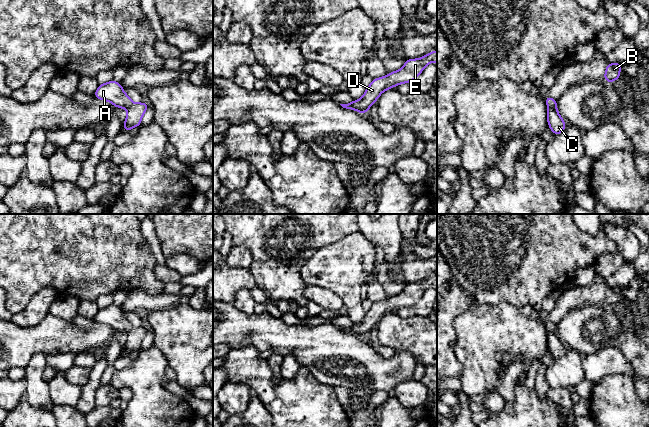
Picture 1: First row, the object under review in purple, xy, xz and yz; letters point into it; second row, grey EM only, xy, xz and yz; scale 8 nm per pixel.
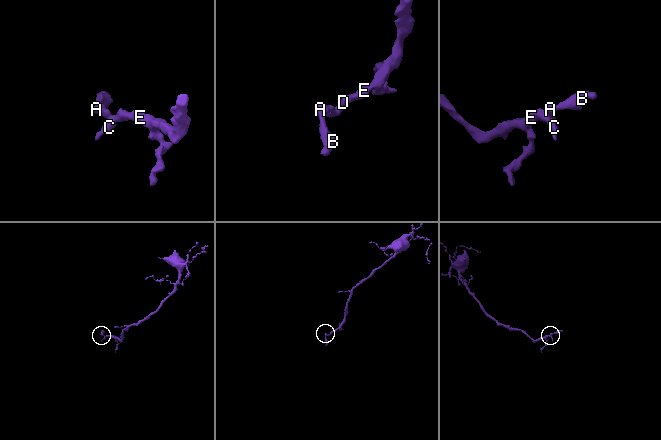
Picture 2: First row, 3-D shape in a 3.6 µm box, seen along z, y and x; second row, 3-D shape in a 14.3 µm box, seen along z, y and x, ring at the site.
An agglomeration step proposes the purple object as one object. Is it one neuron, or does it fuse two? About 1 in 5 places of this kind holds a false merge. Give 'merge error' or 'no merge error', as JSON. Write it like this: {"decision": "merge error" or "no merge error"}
{"decision": "no merge error"}

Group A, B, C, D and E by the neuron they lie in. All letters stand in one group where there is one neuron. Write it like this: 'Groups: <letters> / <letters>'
Groups: A B C D E

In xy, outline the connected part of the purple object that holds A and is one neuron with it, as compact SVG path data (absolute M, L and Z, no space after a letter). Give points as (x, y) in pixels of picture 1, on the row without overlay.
M114 304L99 309L94 321L108 325L116 332L125 332L128 334L124 345L124 356L128 356L136 350L141 350L142 340L149 331L149 328L143 326L134 328L130 321L124 316L121 307Z

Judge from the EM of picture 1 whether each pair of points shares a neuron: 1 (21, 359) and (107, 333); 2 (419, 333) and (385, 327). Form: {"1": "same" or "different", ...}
{"1": "same", "2": "same"}

